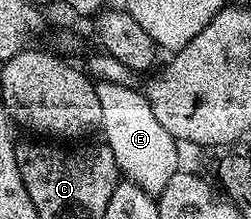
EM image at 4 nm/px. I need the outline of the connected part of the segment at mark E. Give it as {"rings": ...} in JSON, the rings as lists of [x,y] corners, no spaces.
{"rings":[[[97,84],[99,106],[103,106],[103,118],[100,131],[105,132],[104,143],[109,145],[115,154],[120,175],[139,186],[146,194],[154,198],[160,196],[163,186],[171,182],[173,175],[179,170],[177,164],[181,156],[177,153],[178,141],[173,139],[163,125],[155,118],[151,106],[147,102],[144,91],[128,88],[125,84]]]}

